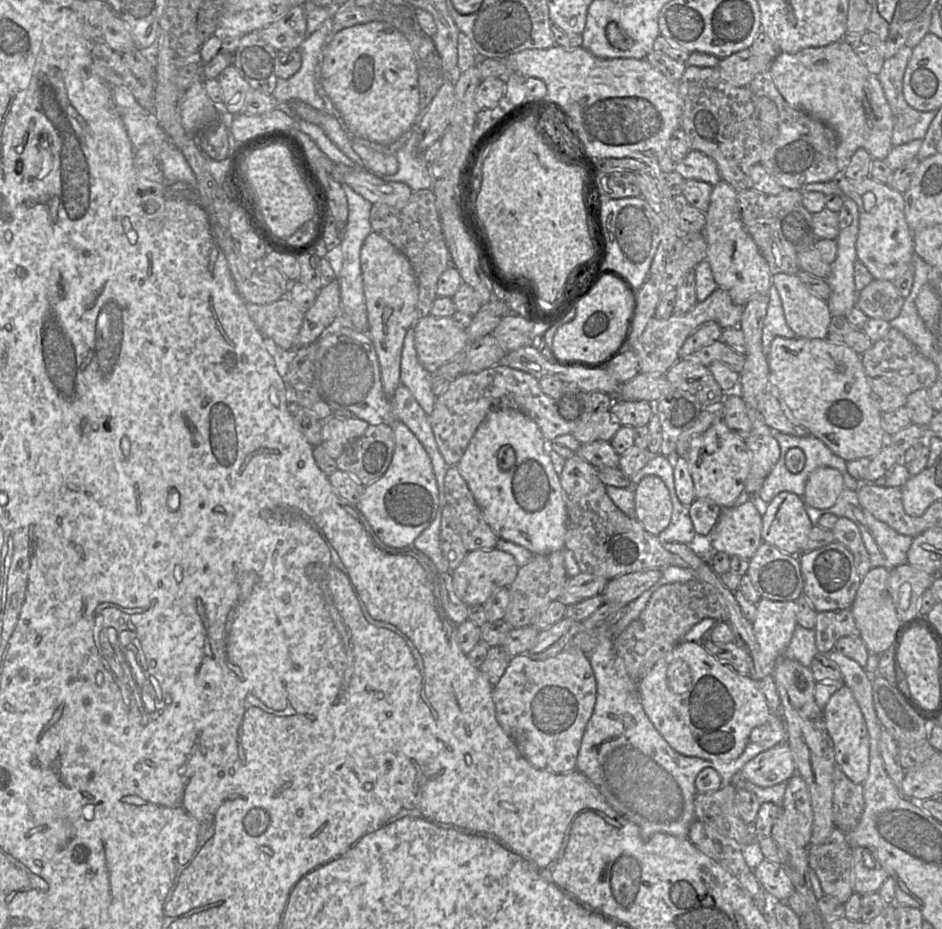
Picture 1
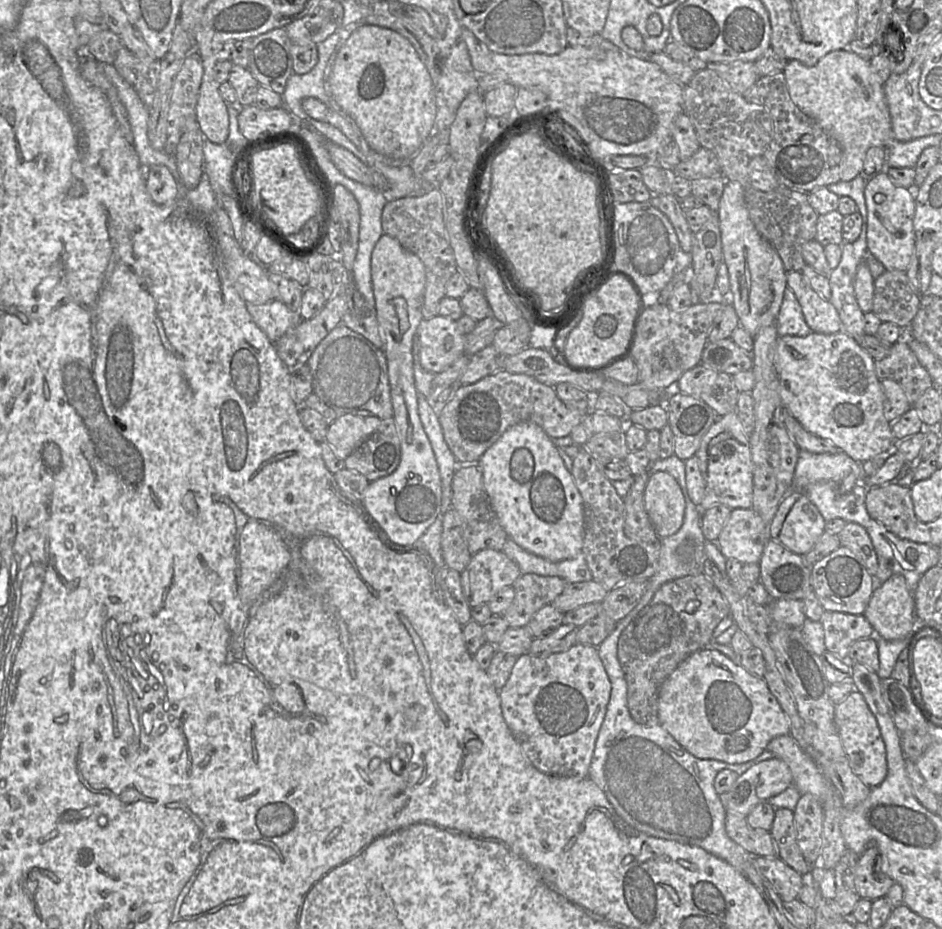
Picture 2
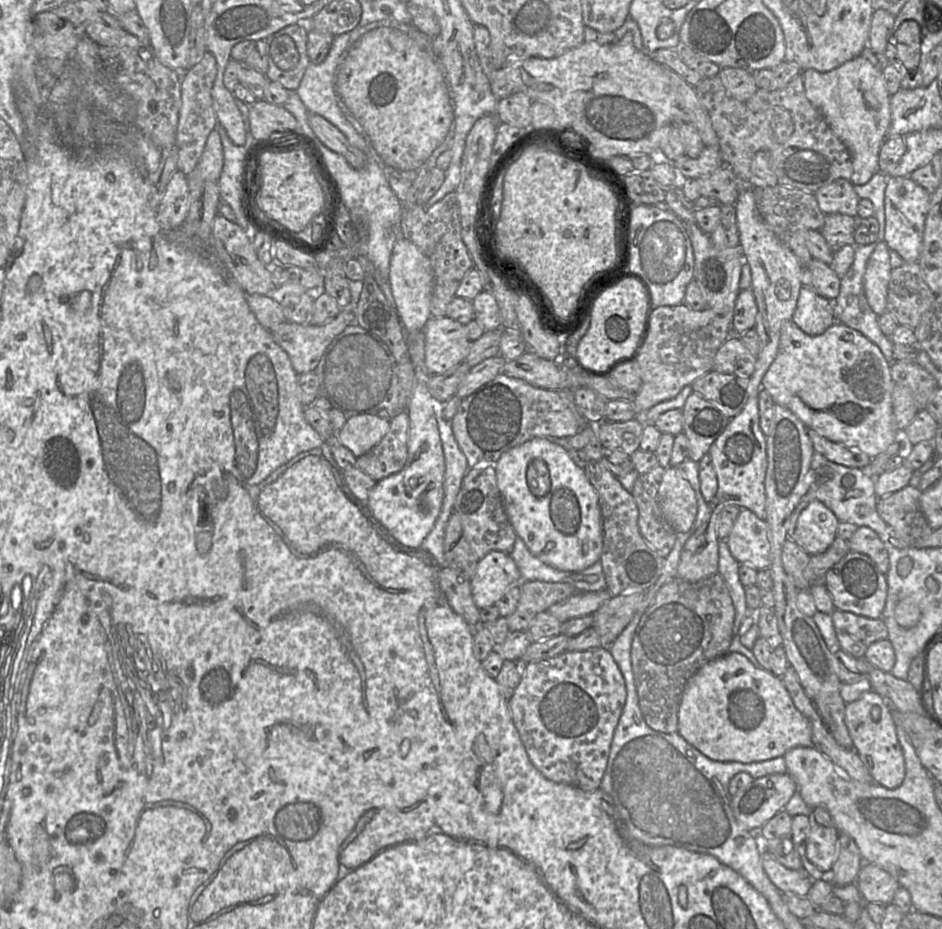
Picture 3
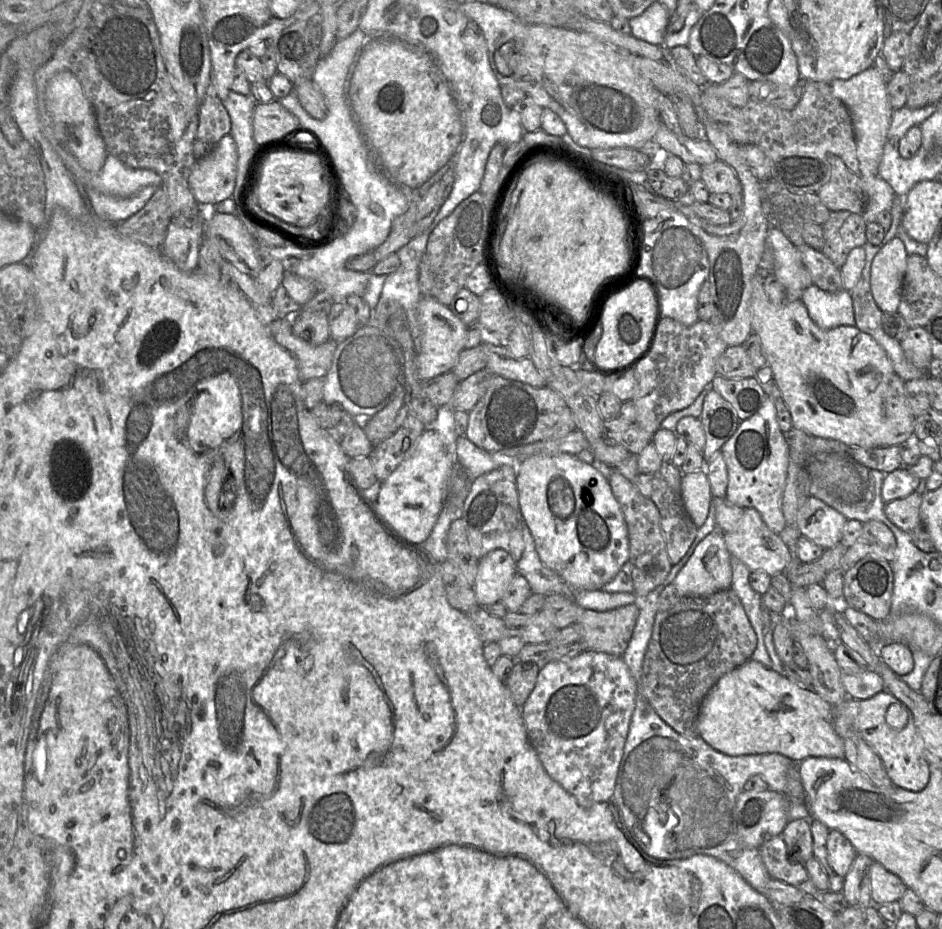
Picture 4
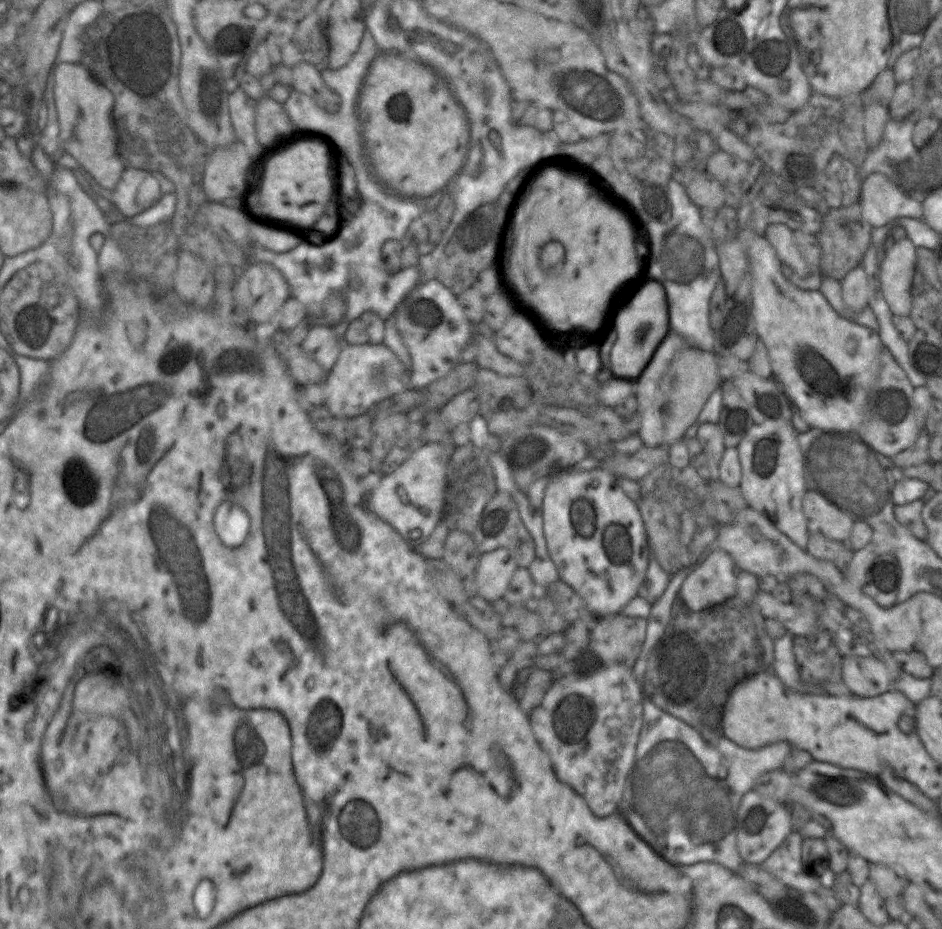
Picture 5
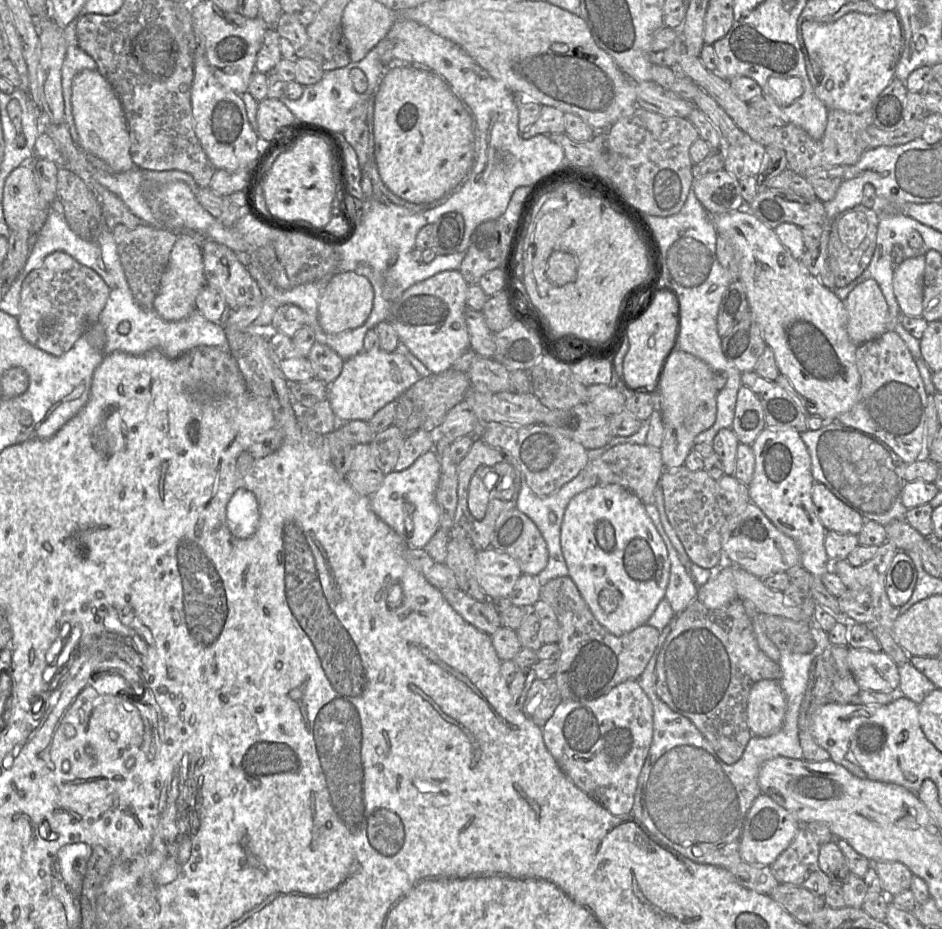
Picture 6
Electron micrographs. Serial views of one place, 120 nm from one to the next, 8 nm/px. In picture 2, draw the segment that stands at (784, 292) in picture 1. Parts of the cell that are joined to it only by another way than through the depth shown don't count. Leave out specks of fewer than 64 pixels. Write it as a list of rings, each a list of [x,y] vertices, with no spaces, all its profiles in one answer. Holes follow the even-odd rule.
[[[801,271],[787,272],[787,286],[796,296],[812,332],[836,334],[844,331],[834,305],[811,288]]]

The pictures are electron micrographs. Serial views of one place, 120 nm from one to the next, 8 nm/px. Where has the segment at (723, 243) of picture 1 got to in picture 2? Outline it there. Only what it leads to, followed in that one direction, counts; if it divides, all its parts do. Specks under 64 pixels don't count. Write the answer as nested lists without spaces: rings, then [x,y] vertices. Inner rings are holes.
[[[727,181],[717,212],[723,260],[729,275],[729,303],[738,315],[740,326],[753,337],[763,327],[775,325],[787,286],[787,271],[775,248],[764,239],[749,217],[745,187]]]

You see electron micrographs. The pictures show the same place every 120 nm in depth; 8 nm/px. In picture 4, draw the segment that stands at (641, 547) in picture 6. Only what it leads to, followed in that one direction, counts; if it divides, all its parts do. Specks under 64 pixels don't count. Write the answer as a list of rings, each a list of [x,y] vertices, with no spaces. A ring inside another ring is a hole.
[[[534,454],[518,462],[516,485],[521,515],[540,559],[574,590],[601,590],[626,566],[629,560],[627,526],[608,479],[597,467],[570,454]]]

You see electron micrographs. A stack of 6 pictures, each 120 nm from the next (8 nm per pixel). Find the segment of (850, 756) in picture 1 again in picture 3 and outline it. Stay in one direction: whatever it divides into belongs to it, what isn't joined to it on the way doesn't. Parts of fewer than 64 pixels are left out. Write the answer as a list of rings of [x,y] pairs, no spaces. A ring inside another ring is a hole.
[[[874,691],[863,693],[857,700],[845,704],[844,723],[852,741],[853,748],[867,767],[872,781],[888,789],[899,787],[905,778],[905,760],[897,737],[895,722],[883,697]]]

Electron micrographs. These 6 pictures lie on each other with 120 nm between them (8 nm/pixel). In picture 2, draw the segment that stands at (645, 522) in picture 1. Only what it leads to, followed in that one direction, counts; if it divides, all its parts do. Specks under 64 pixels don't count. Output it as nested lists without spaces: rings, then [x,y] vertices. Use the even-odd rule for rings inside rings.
[[[667,472],[650,475],[644,507],[659,538],[677,533],[685,515],[685,499],[678,482]]]

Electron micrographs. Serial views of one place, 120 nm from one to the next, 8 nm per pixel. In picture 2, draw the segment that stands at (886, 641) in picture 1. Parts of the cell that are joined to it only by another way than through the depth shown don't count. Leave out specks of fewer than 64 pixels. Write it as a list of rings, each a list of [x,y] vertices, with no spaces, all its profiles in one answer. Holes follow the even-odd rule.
[[[893,574],[874,589],[863,616],[873,627],[876,636],[885,640],[898,640],[906,637],[914,626],[914,597],[908,589],[905,579]]]

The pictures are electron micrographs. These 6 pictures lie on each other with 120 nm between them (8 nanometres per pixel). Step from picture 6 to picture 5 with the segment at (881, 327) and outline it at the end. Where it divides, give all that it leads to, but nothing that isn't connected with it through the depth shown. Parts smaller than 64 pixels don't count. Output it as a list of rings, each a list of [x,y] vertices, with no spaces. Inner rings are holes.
[[[862,264],[852,269],[841,281],[843,299],[848,311],[856,314],[868,307],[870,287]]]

